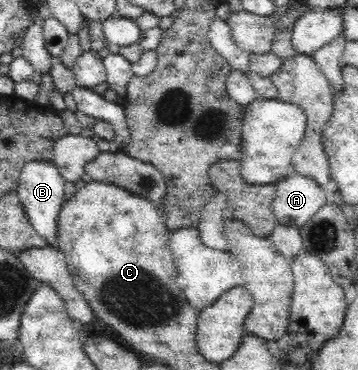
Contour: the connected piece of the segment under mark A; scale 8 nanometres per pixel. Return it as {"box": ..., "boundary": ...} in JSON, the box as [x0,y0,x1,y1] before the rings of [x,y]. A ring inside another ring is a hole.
{"box":[272,172,331,228],"boundary":[[[294,172],[275,183],[276,192],[272,204],[272,213],[277,222],[284,226],[300,228],[308,219],[312,218],[319,208],[329,202],[331,197],[326,195],[315,178]]]}

